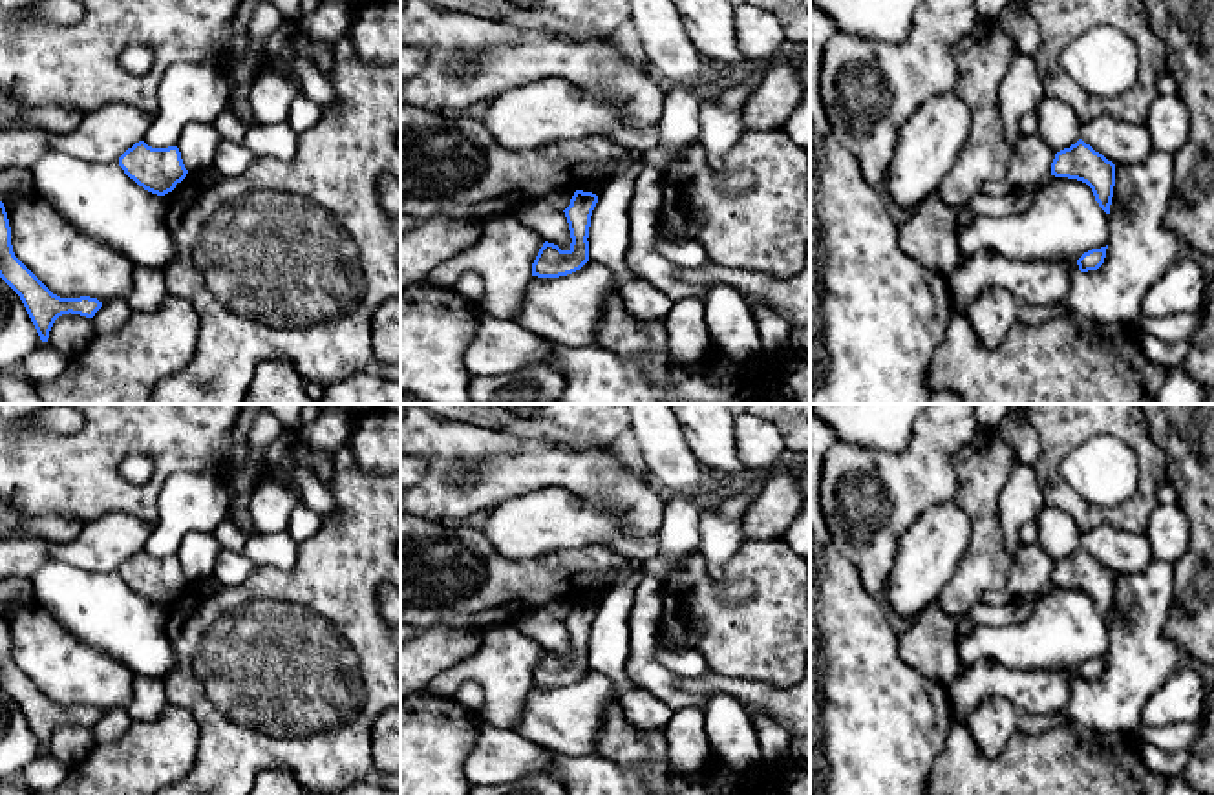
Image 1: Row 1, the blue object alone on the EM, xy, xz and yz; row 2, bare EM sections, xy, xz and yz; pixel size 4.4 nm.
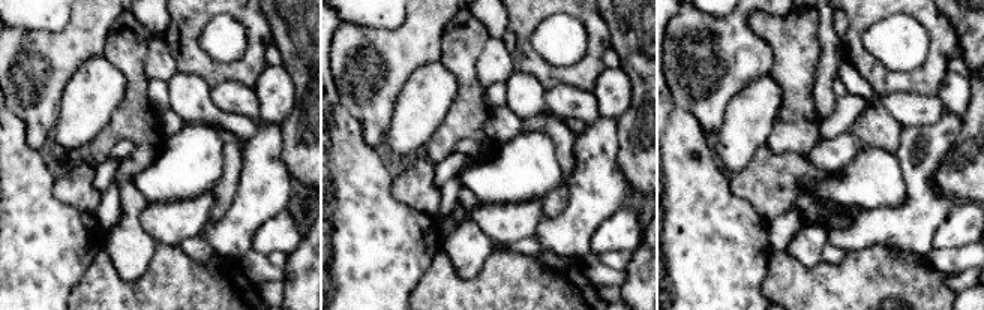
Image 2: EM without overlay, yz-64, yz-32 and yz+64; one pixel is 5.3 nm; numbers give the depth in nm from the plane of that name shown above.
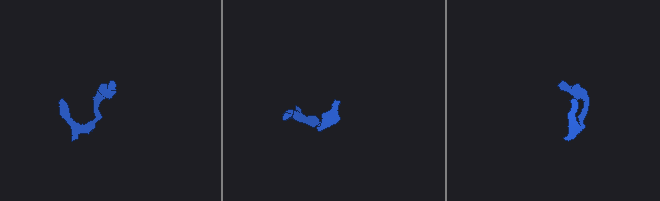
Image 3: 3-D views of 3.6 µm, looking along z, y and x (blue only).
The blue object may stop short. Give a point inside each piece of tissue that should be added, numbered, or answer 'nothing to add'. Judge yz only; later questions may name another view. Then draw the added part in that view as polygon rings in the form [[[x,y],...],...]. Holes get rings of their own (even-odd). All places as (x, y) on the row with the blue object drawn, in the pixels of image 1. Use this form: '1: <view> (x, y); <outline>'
nothing to add

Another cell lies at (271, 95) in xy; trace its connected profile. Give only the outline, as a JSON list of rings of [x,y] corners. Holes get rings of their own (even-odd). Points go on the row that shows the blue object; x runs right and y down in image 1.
[[[263,66],[250,88],[247,102],[260,124],[278,124],[287,121],[291,104],[300,93],[285,75],[272,66]]]

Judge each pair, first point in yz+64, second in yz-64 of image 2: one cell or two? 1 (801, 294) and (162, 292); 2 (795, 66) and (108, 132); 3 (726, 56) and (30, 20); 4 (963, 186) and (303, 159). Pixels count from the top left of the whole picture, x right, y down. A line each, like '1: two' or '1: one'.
1: one
2: one
3: two
4: one

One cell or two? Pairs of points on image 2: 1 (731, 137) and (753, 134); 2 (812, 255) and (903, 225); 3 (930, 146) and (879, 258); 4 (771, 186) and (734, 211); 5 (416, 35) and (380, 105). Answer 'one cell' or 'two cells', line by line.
1: one cell
2: two cells
3: two cells
4: two cells
5: one cell

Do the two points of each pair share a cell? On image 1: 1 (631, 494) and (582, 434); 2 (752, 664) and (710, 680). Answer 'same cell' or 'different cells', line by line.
1: different cells
2: different cells

